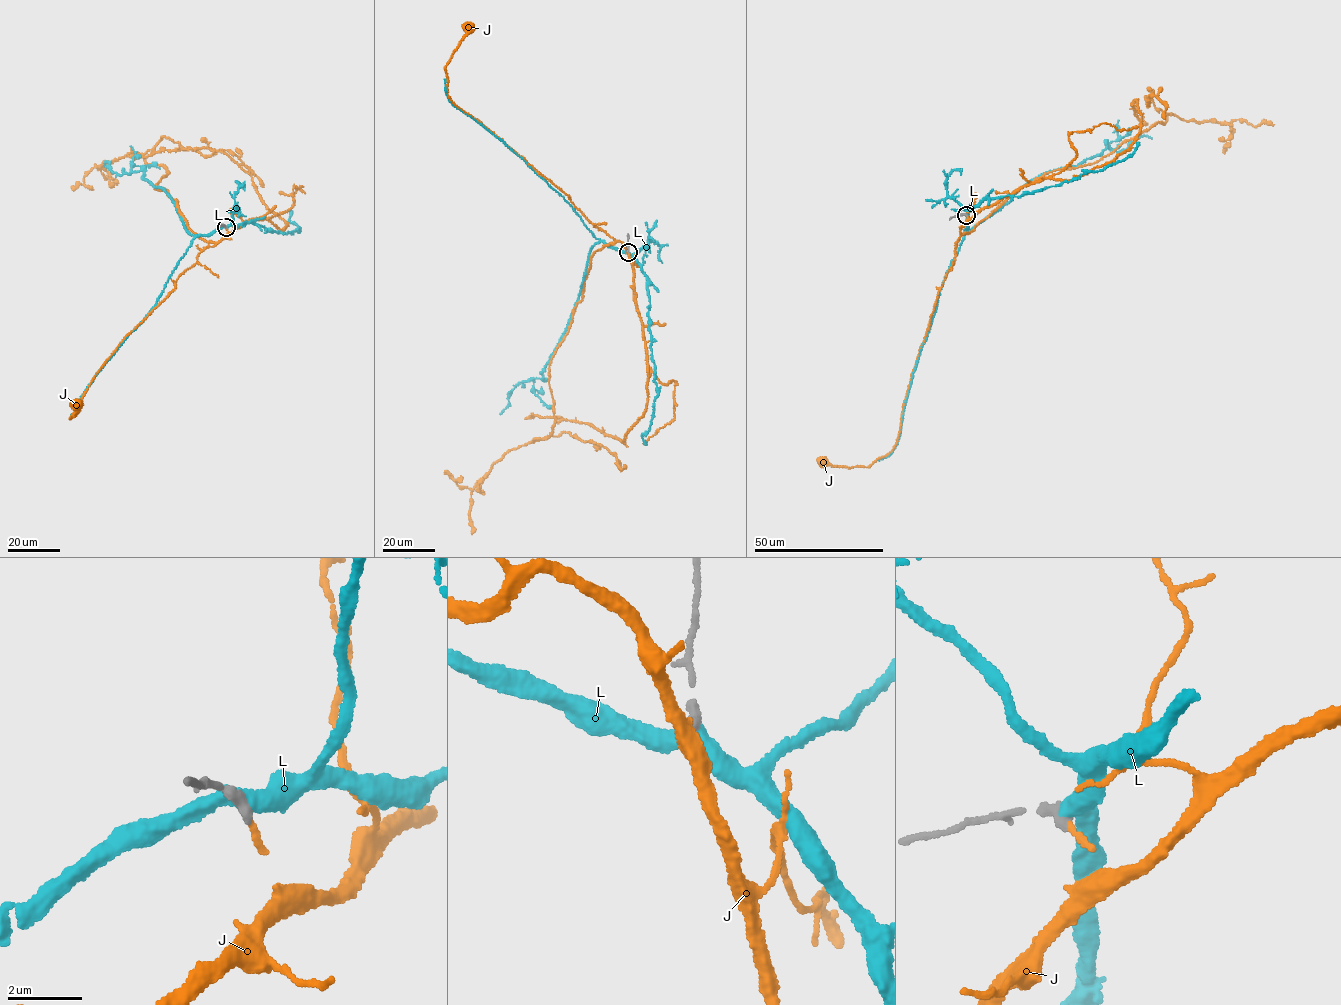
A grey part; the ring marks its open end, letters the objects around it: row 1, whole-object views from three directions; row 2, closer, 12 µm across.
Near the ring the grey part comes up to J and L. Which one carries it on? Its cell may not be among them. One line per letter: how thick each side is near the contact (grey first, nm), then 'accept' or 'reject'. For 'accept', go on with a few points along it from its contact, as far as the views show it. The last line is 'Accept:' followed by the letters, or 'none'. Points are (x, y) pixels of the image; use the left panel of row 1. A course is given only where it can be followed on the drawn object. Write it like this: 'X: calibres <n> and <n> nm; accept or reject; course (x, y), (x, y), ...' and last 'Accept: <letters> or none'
J: calibres 360 and 150 nm; accept; course (226, 227), (225, 237), (198, 255), (174, 290), (124, 337), (70, 419), (77, 404)
L: calibres 360 and 440 nm; reject
Accept: J

